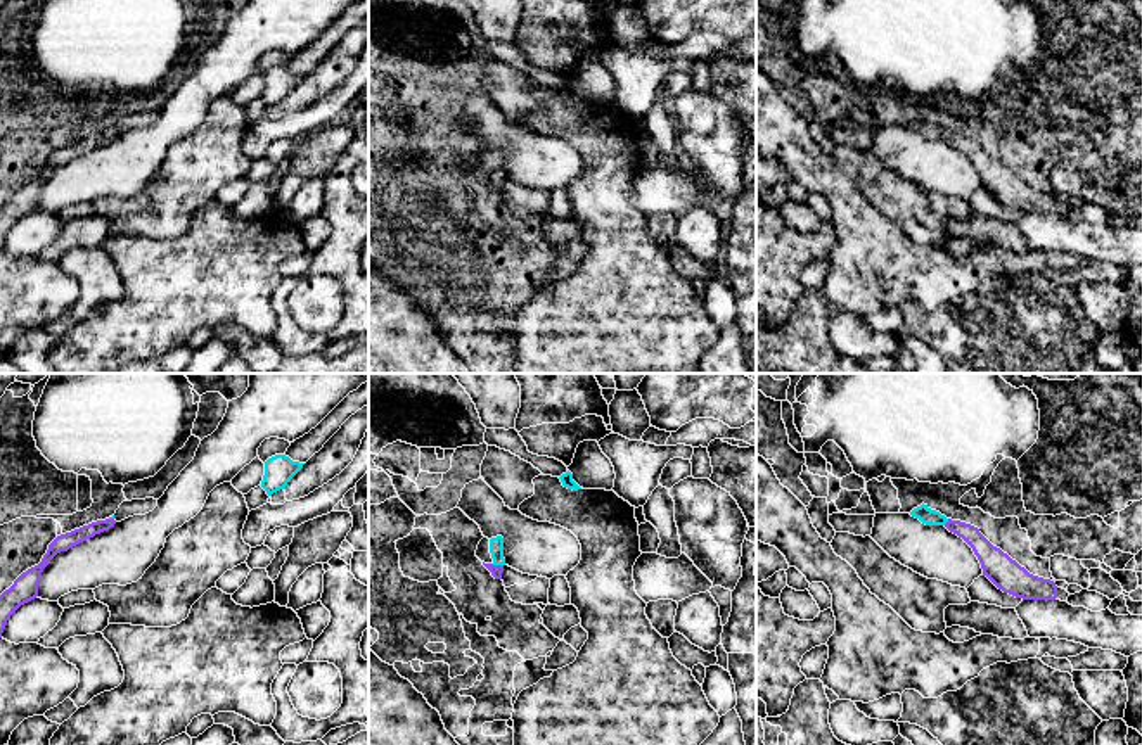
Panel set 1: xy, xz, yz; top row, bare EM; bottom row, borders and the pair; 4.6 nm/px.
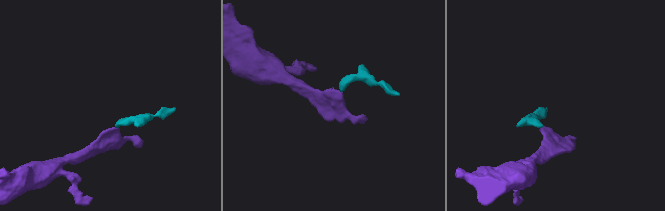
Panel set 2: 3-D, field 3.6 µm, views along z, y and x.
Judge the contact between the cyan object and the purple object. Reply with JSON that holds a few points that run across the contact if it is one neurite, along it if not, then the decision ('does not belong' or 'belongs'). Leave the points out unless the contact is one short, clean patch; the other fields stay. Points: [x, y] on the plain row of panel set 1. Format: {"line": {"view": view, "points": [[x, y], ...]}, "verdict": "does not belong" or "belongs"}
{"line": {"view": "xz", "points": [[495, 156], [497, 177], [495, 184]]}, "verdict": "belongs"}

